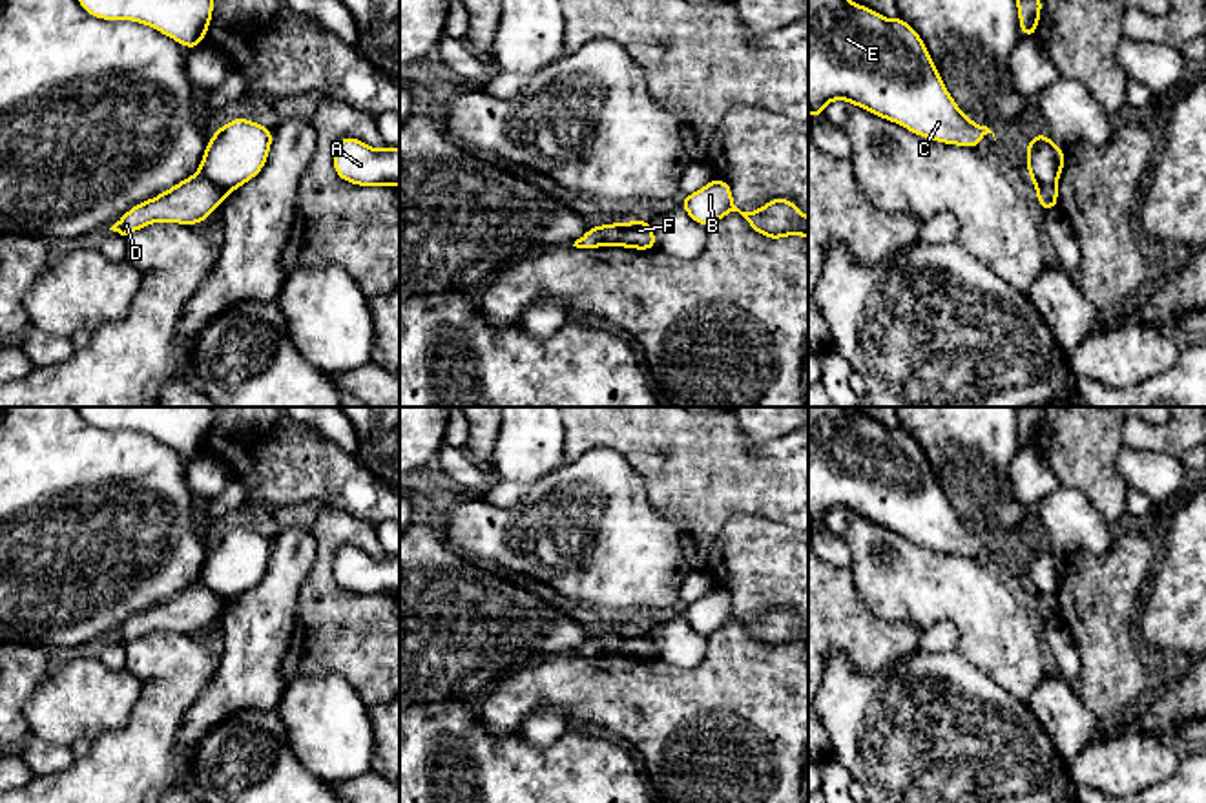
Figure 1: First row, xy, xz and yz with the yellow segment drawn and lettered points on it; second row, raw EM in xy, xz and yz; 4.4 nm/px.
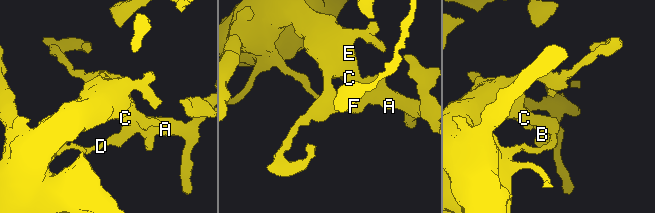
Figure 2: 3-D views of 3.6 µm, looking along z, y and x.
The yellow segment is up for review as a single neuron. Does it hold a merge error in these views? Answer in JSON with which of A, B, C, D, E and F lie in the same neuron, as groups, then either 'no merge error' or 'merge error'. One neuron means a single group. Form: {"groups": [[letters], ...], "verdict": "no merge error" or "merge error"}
{"groups": [["A", "B", "C", "E", "F"], ["D"]], "verdict": "merge error"}

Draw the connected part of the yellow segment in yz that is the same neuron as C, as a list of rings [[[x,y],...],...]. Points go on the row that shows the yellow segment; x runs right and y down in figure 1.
[[[808,0],[808,115],[812,119],[823,117],[823,110],[830,100],[847,100],[848,104],[859,106],[868,113],[874,113],[885,120],[896,122],[914,135],[943,142],[954,146],[978,148],[987,133],[994,137],[994,133],[982,124],[972,122],[954,102],[949,89],[941,82],[941,77],[927,51],[923,38],[916,33],[916,29],[907,24],[899,15],[894,20],[887,20],[883,15],[876,13],[867,5],[859,5],[848,0]]]

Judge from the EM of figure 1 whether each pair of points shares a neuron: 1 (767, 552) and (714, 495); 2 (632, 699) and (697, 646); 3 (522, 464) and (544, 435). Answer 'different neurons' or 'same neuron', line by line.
1: different neurons
2: different neurons
3: same neuron

